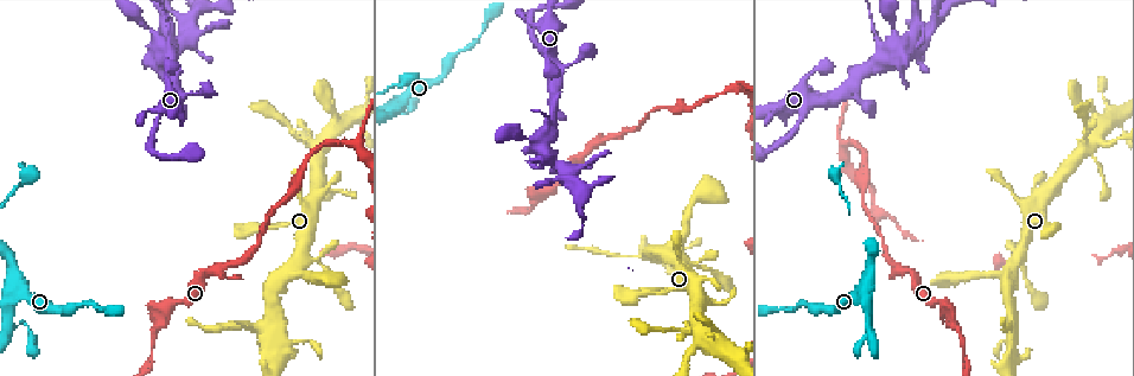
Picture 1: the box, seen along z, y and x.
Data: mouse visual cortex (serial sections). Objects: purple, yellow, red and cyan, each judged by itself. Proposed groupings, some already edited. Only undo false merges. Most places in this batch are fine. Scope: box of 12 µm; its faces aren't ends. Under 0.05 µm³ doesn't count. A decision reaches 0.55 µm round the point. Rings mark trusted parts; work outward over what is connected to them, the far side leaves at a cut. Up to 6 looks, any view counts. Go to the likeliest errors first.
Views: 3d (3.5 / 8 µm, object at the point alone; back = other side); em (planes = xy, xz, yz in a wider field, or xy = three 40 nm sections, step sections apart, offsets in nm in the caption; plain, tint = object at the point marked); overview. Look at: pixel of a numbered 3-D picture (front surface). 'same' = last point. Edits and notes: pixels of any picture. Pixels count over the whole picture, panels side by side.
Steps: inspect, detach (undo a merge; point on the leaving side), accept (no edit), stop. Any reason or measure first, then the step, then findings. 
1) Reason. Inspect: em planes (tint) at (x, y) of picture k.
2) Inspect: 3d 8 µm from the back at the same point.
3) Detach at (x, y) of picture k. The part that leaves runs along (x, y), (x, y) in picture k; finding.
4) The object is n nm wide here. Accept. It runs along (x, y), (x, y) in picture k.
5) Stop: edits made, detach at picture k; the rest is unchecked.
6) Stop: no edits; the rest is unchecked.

Three-way junction. Inspect: 3d 3.5 µm from the back at (845, 142) of picture 1.

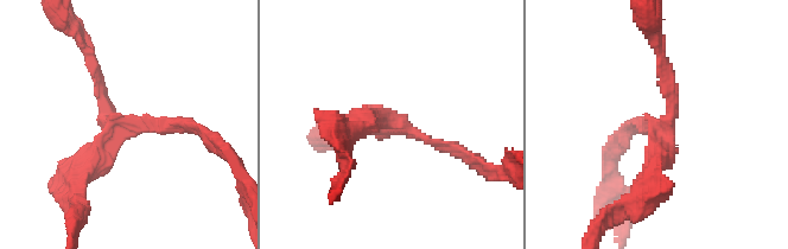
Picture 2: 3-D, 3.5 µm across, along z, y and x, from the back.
3 arms meet here; the arms are 150, 150, 300 nm wide. Inspect: em xy step 5 (tint) at (391, 122) of picture 2.

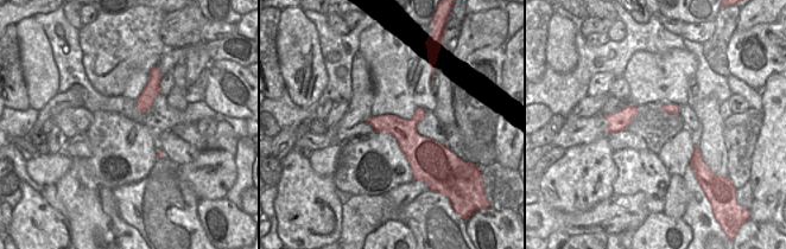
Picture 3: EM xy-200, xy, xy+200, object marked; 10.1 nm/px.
Accept. It runs along (199, 131), (122, 127), (75, 185) in picture 2; one cell here.

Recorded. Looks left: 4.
Sharp bend. Inspect: 3d 3.5 µm at (407, 112) of picture 1.

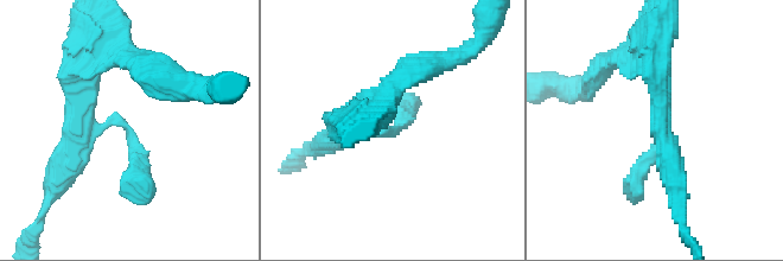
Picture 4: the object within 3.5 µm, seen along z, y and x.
Inspect: em xy step 5 (plain) at (395, 131) of picture 4.

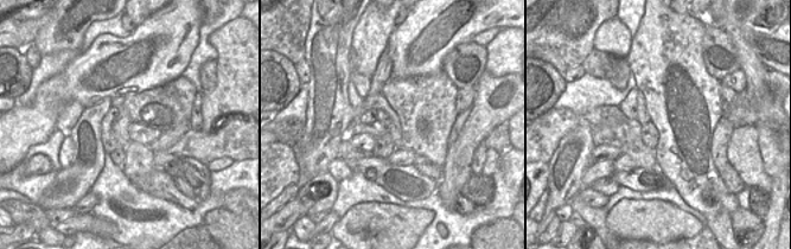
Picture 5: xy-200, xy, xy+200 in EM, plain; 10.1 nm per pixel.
Where the object lies. Inspect: em xy step 5 (tint) at the same point.

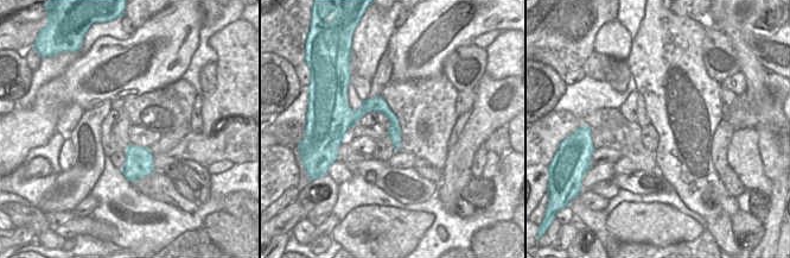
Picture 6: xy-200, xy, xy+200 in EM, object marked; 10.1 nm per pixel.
Accept. It runs along (80, 108), (87, 129), (127, 126), (148, 199) in picture 4; continuous, no second cell.

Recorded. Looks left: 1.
Stop: no edits; the rest is unchecked.

